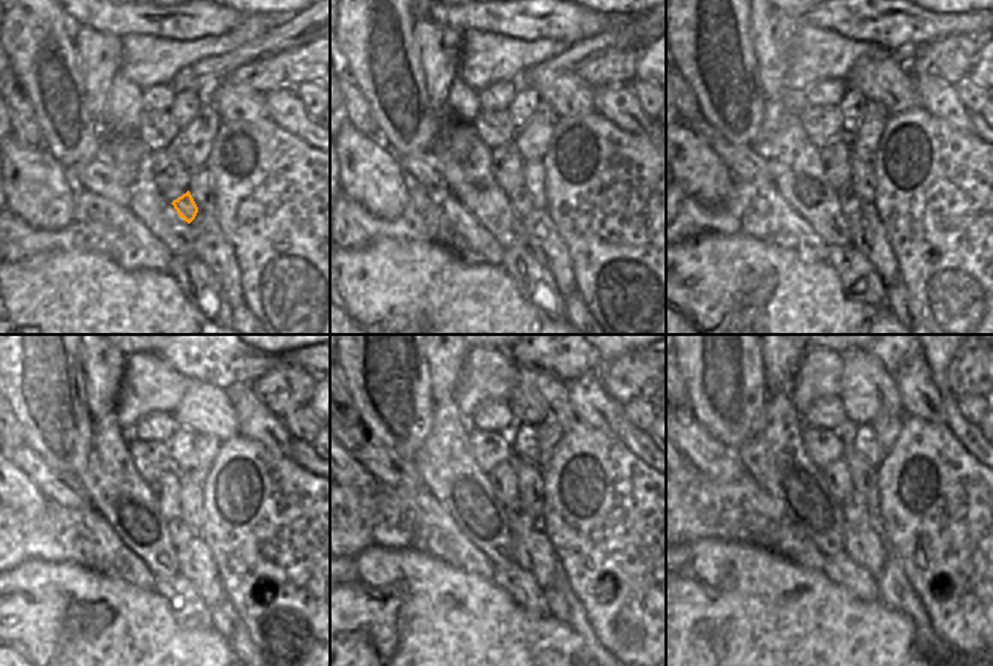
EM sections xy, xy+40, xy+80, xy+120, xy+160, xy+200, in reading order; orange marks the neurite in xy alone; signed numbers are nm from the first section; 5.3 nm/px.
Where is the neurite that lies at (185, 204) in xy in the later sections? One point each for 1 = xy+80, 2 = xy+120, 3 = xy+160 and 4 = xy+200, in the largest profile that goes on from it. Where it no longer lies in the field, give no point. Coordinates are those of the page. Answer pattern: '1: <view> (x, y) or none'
1: xy+80 (849, 201)
2: xy+120 (180, 533)
3: xy+160 (519, 521)
4: xy+200 (854, 509)

